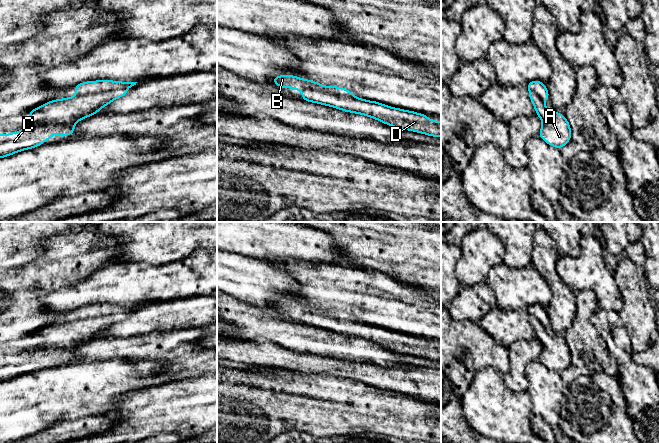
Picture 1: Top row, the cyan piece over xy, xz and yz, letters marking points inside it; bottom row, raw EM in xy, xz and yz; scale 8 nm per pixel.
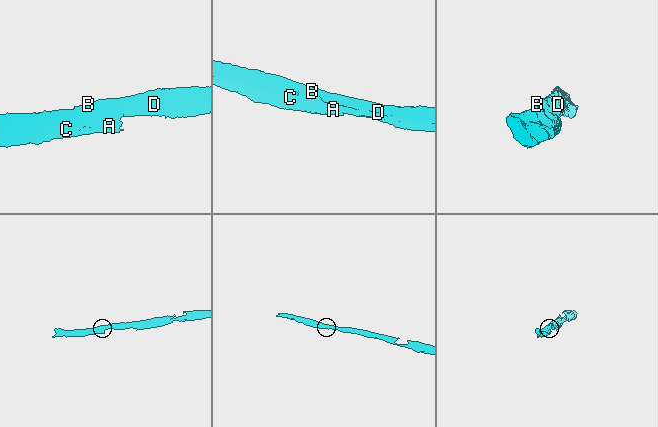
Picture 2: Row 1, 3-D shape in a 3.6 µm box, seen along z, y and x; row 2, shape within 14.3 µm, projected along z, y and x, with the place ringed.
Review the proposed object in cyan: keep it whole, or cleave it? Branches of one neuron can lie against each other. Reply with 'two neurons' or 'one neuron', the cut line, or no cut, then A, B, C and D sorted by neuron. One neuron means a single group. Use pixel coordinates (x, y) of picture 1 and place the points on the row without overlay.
one neuron | no cut | A B C D

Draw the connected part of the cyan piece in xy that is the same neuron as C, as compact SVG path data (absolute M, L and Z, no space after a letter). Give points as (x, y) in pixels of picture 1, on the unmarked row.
M104 303L76 308L73 311L76 320L55 323L30 334L27 350L19 356L0 359L0 383L41 370L55 356L60 363L68 358L74 360L77 346L98 338L115 323L127 319L127 314L136 307Z

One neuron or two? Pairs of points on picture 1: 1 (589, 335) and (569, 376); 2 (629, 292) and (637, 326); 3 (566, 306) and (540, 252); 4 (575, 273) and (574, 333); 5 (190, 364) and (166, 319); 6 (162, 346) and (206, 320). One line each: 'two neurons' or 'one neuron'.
1: one neuron
2: one neuron
3: one neuron
4: two neurons
5: two neurons
6: two neurons

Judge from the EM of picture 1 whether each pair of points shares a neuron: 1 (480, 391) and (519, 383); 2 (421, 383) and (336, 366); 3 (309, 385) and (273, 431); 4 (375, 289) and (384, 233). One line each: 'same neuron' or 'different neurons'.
1: different neurons
2: same neuron
3: same neuron
4: different neurons

